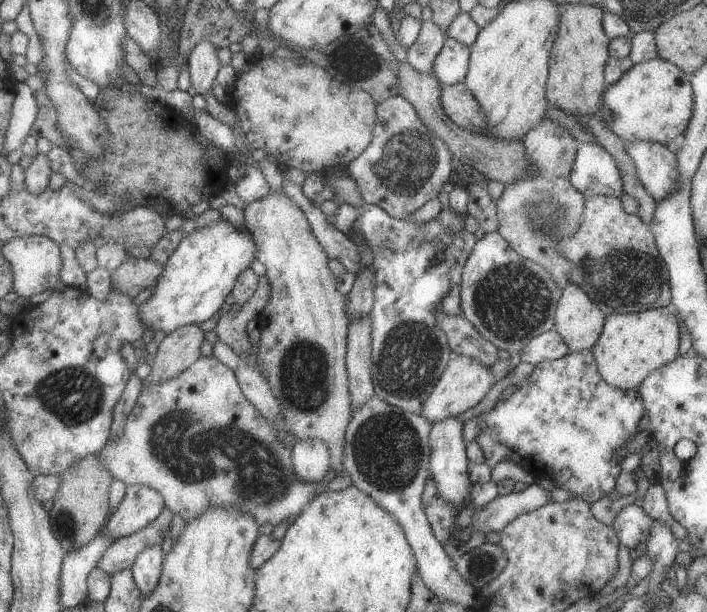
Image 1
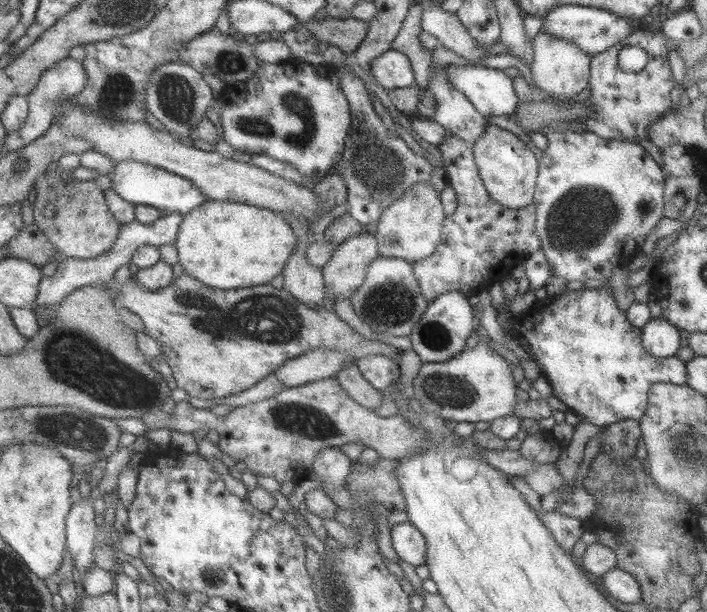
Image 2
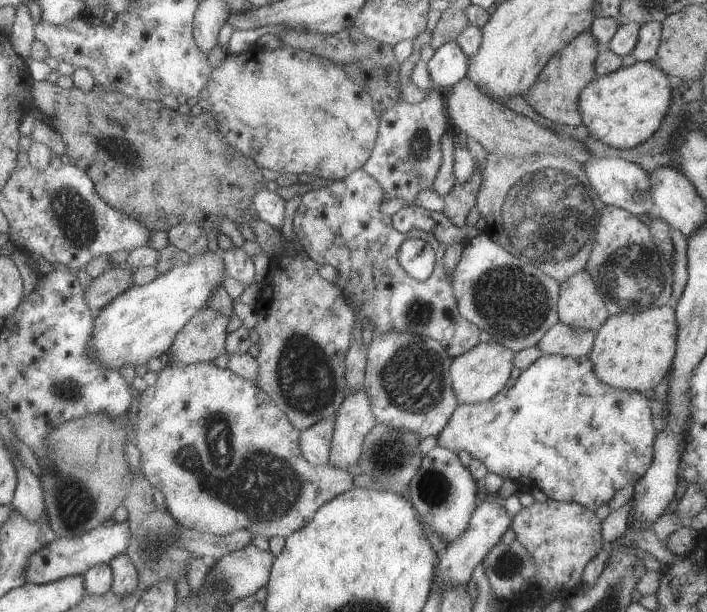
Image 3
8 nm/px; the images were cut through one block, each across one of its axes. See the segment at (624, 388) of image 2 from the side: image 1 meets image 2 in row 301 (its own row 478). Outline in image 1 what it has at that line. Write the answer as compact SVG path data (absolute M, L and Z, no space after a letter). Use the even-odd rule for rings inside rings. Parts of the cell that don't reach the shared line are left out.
M586 349L579 353L569 353L562 358L537 364L529 376L525 377L521 383L513 386L506 394L499 398L492 410L479 415L481 419L481 433L475 440L481 448L484 464L488 465L489 468L493 468L499 461L511 461L518 467L527 470L535 479L548 478L555 483L555 486L568 490L573 493L575 497L590 505L592 502L605 497L606 494L614 488L615 478L620 472L620 462L617 463L617 460L613 458L613 450L617 450L617 448L621 450L623 444L639 432L637 431L637 425L643 415L644 409L642 399L638 396L638 393L633 389L624 390L606 384L597 371L590 350Z

